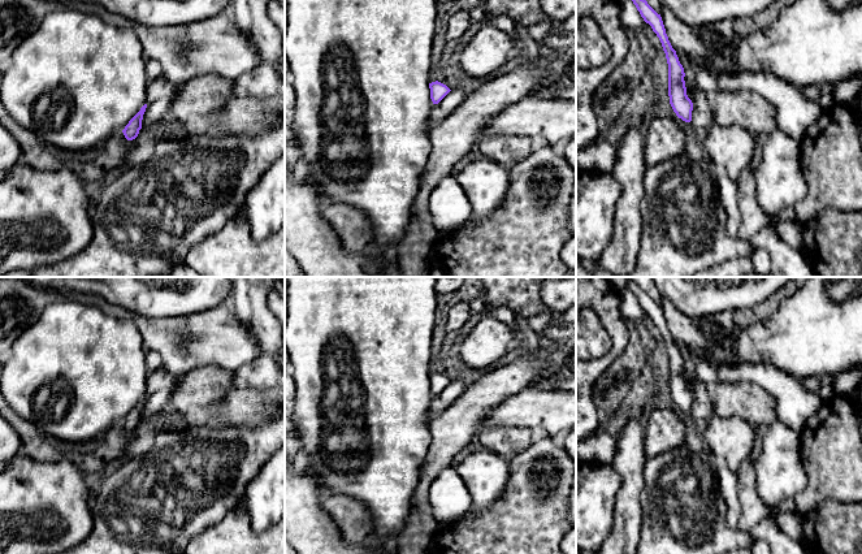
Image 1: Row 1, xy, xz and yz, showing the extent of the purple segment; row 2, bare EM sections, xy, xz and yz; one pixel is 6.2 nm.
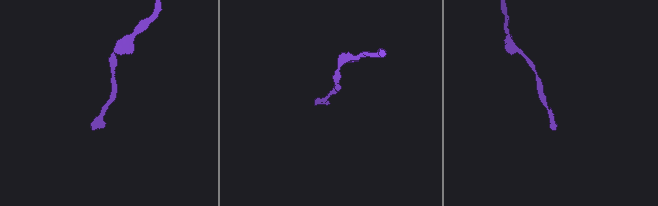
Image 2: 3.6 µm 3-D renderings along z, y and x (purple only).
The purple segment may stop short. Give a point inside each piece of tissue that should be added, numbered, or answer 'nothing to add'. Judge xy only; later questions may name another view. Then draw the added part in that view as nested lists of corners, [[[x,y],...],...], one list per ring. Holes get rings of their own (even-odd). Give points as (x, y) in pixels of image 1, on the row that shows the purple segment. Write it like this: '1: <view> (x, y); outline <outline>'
nothing to add

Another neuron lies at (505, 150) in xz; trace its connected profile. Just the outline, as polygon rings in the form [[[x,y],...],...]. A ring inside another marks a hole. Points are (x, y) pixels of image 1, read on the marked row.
[[[486,135],[478,140],[480,152],[486,160],[491,160],[507,169],[528,157],[536,140],[527,135]]]

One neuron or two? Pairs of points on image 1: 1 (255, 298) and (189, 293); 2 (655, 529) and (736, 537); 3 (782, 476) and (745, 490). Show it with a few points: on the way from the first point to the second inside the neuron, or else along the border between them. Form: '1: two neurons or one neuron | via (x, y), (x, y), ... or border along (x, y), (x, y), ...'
1: two neurons | border along (232, 290), (228, 301)
2: one neuron | via (675, 529), (694, 529), (717, 537)
3: two neurons | border along (752, 464), (757, 496), (775, 510)

